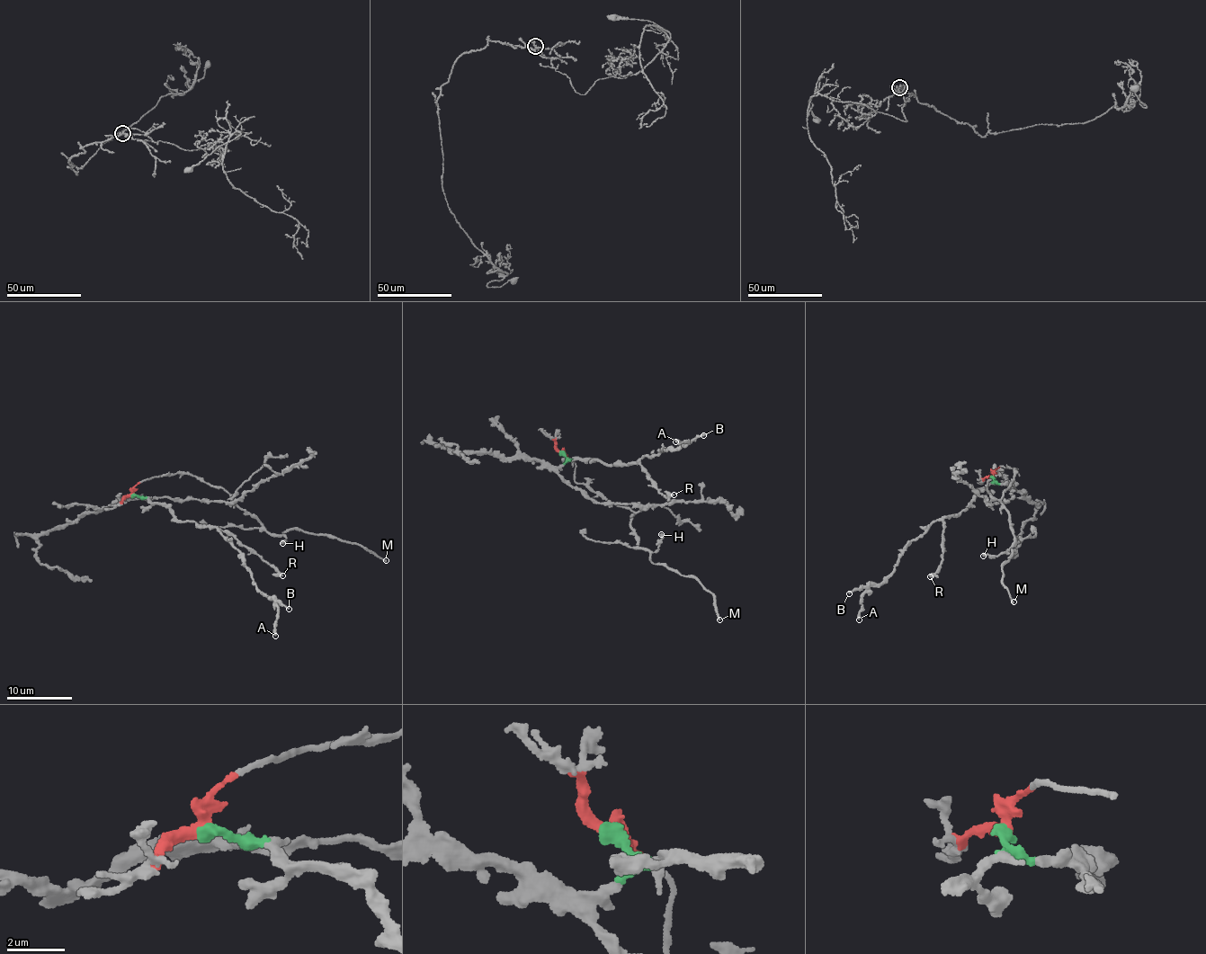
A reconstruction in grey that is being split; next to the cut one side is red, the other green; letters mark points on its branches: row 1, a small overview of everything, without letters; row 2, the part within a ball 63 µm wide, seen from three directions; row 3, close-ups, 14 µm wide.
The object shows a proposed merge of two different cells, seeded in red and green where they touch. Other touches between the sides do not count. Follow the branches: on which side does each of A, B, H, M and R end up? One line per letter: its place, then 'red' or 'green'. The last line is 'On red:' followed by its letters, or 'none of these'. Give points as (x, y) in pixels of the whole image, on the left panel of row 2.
A: place (275, 636); green
B: place (289, 609); green
H: place (282, 543); red
M: place (386, 560); red
R: place (282, 575); green
On red: H, M

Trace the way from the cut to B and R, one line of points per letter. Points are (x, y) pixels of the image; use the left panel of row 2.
B: (131, 494), (166, 504), (182, 521), (219, 529), (222, 537), (229, 538), (259, 590), (281, 600), (289, 610)
R: (131, 494), (166, 504), (182, 521), (222, 530), (282, 575)

